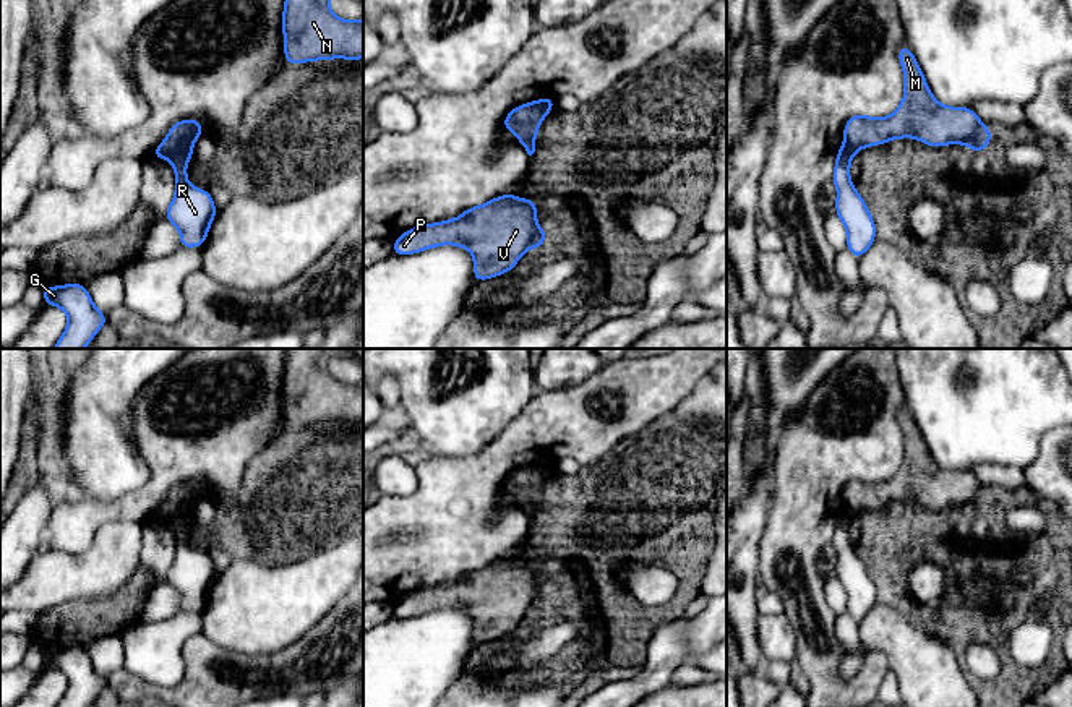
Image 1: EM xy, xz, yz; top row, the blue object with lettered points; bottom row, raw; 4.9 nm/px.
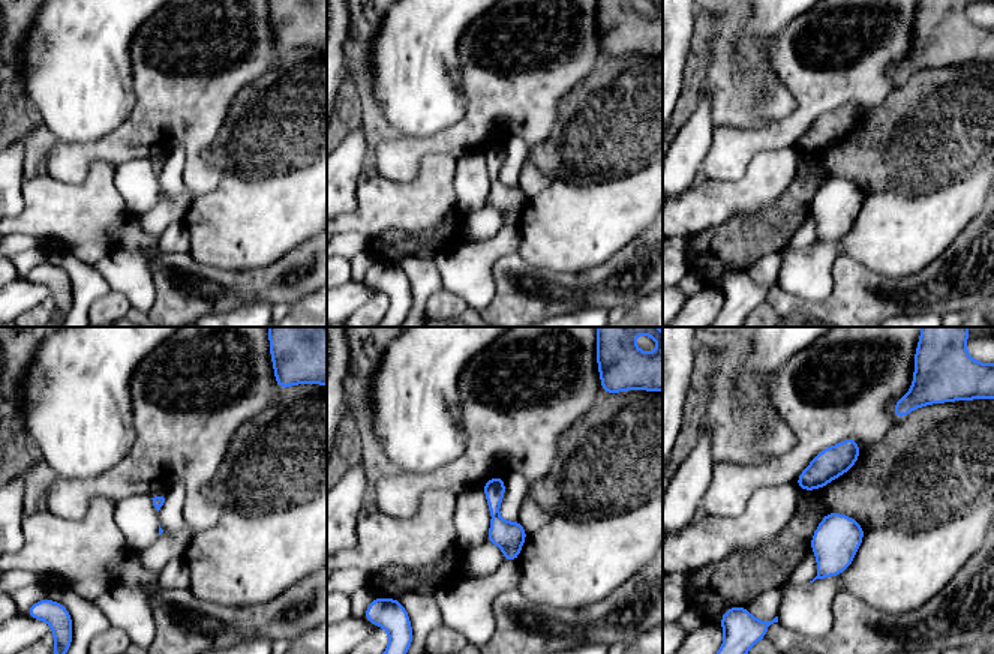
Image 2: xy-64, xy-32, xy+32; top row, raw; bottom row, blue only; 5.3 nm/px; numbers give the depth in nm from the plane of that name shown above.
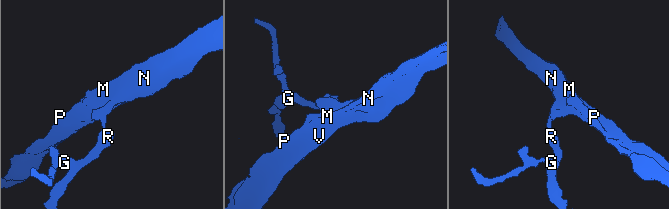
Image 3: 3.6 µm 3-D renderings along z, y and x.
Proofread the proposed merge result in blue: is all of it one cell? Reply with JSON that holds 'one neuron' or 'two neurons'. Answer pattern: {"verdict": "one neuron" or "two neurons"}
{"verdict": "two neurons"}

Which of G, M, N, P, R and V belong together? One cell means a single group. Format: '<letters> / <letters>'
G R / M N P V

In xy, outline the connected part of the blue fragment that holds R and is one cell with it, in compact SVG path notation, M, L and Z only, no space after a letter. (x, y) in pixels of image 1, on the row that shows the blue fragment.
M190 146L169 157L175 172L175 195L164 219L180 230L180 248L203 246L217 212L209 190L195 188L188 182L187 164L191 157Z

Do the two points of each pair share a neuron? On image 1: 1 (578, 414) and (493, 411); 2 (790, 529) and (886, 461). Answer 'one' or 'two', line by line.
1: two
2: one

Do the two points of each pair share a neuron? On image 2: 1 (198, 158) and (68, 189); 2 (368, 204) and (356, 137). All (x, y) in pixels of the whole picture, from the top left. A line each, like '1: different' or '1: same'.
1: same
2: different

